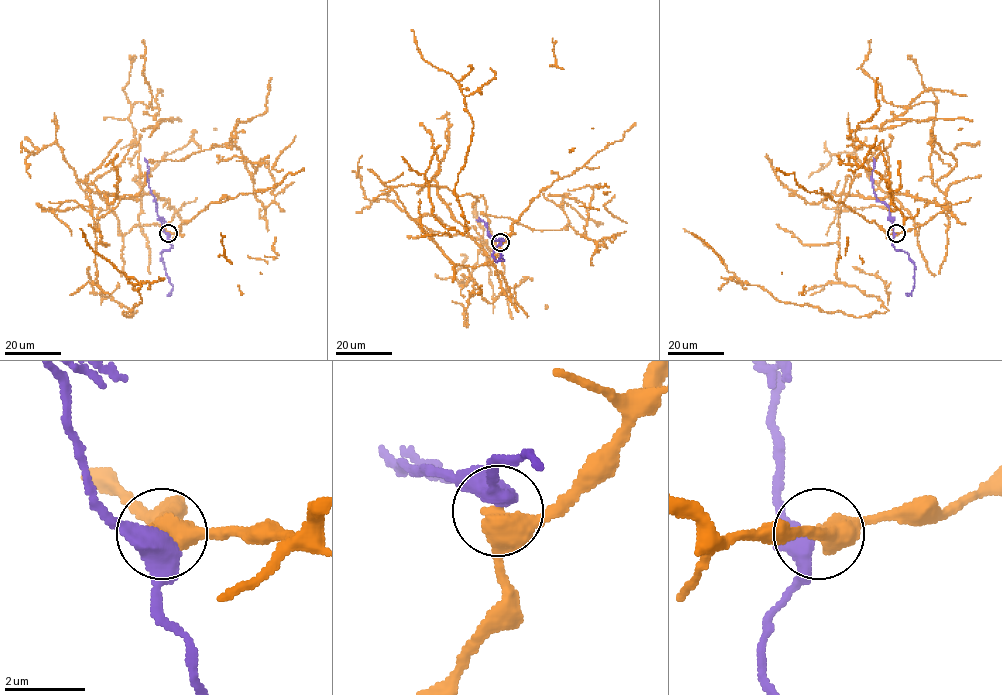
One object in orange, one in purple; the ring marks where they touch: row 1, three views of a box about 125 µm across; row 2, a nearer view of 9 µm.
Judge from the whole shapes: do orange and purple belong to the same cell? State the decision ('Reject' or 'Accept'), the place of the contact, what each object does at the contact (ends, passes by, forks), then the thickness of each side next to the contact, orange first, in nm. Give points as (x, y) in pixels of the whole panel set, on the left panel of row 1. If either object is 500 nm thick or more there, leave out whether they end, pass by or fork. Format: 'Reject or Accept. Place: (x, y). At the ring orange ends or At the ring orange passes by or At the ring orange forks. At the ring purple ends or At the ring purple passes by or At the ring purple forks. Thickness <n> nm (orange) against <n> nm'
Reject. Place: (168, 233). At the ring orange passes by. At the ring purple passes by. Thickness 480 nm (orange) against 460 nm

